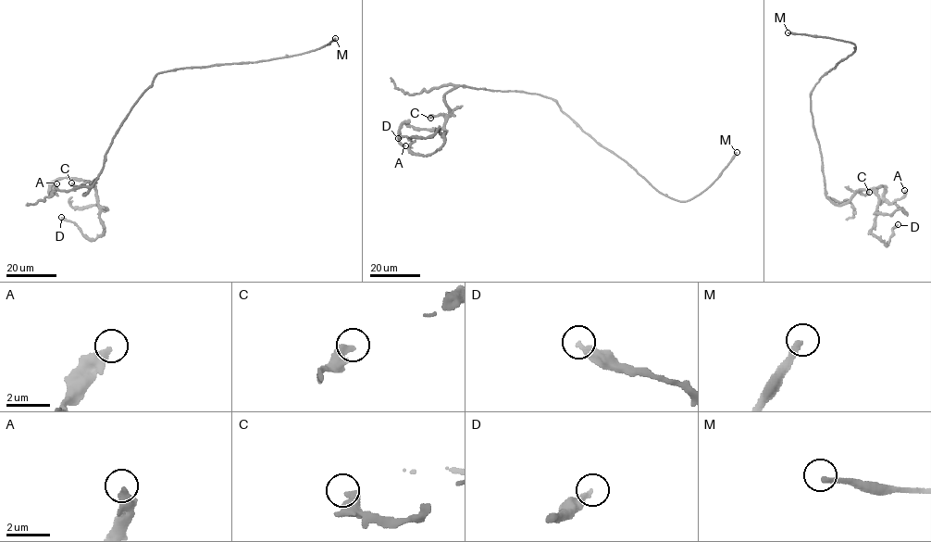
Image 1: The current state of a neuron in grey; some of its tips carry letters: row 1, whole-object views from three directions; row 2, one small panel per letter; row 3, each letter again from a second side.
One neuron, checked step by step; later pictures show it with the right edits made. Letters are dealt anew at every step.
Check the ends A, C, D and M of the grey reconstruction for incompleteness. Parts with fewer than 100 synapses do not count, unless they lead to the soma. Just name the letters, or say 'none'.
M

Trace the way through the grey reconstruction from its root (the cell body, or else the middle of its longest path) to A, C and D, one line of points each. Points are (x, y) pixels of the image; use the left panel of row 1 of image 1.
A: (136, 102), (112, 139), (102, 172), (86, 194), (90, 182), (68, 177), (51, 183), (49, 194), (56, 183)
C: (136, 102), (112, 139), (102, 172), (88, 191), (83, 195), (88, 189), (89, 182), (79, 186), (71, 182)
D: (136, 102), (112, 139), (102, 172), (83, 195), (90, 182), (96, 193), (102, 233), (89, 239), (61, 217)

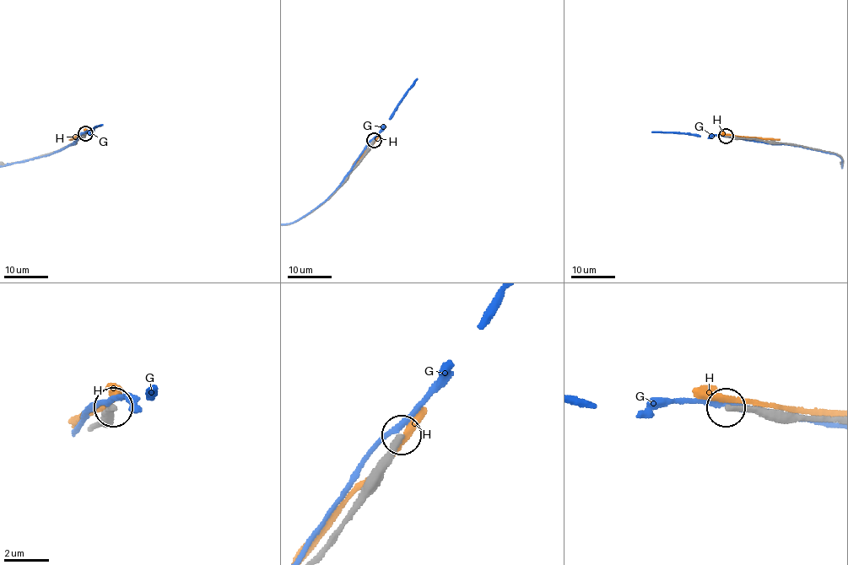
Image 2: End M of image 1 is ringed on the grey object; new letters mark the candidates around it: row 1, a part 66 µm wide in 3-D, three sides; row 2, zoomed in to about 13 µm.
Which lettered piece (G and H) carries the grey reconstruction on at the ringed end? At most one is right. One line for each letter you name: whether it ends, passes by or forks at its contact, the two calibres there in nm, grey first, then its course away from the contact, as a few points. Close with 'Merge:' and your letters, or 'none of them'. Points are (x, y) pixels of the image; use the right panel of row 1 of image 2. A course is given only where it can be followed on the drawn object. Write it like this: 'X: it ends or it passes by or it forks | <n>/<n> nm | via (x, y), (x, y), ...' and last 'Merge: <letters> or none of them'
Merge: none of them

